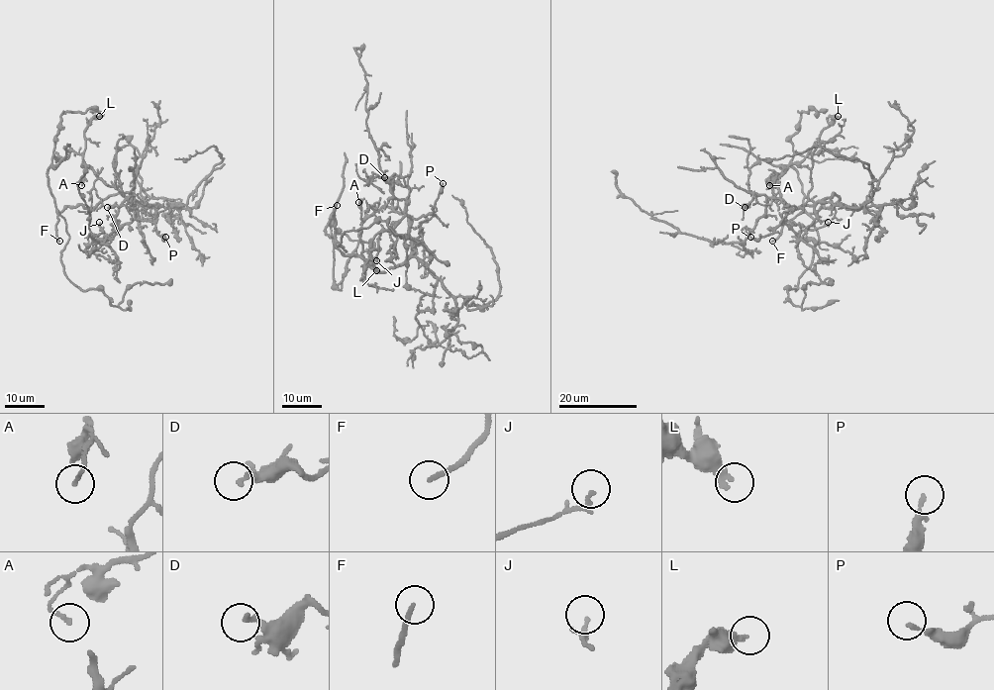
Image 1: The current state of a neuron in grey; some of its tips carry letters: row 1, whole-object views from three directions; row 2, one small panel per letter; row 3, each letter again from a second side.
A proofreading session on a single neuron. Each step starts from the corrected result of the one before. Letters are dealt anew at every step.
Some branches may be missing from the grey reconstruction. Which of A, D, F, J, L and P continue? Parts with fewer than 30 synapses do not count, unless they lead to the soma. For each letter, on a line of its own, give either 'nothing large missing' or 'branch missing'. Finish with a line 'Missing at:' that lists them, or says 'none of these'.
A: nothing large missing
D: nothing large missing
F: branch missing
J: nothing large missing
L: nothing large missing
P: nothing large missing
Missing at: F

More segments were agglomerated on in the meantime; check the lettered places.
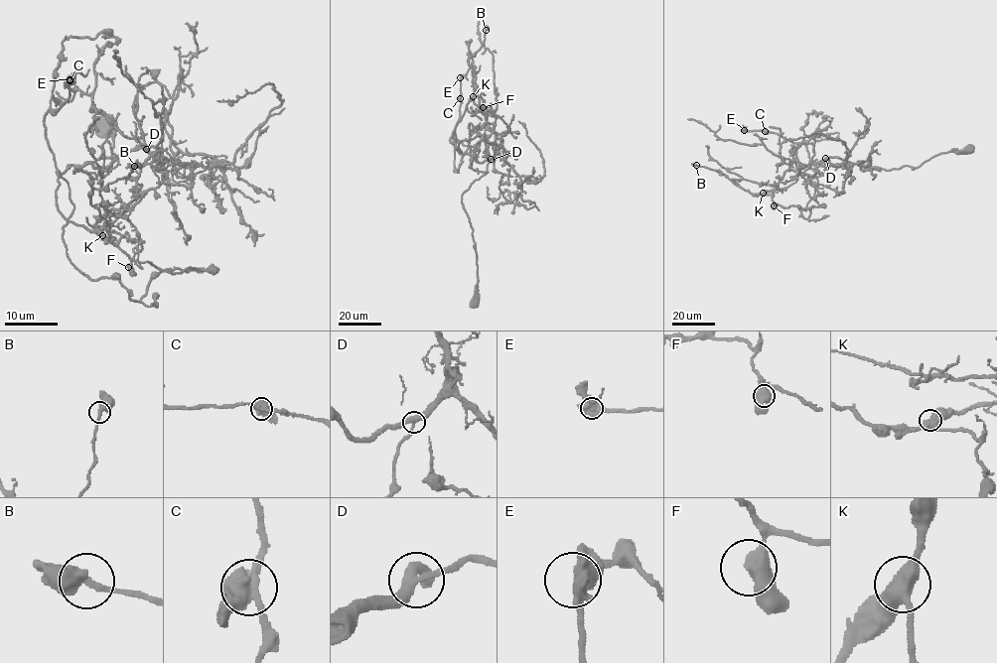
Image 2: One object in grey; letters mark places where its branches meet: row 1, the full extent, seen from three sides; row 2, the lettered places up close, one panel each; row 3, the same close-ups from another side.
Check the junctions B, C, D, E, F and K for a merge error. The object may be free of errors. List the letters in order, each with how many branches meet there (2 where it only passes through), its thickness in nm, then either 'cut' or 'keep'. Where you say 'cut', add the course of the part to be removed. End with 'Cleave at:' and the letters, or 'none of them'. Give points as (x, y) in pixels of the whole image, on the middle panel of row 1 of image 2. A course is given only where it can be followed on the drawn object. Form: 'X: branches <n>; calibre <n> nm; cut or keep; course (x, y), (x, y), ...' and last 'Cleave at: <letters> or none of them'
B: branches 2; calibre 380 nm; keep
C: branches 3; calibre 550 nm; keep
D: branches 3; calibre 320 nm; keep
E: branches 3; calibre 500 nm; keep
F: branches 2; calibre 600 nm; keep
K: branches 3; calibre 440 nm; keep
Cleave at: none of them

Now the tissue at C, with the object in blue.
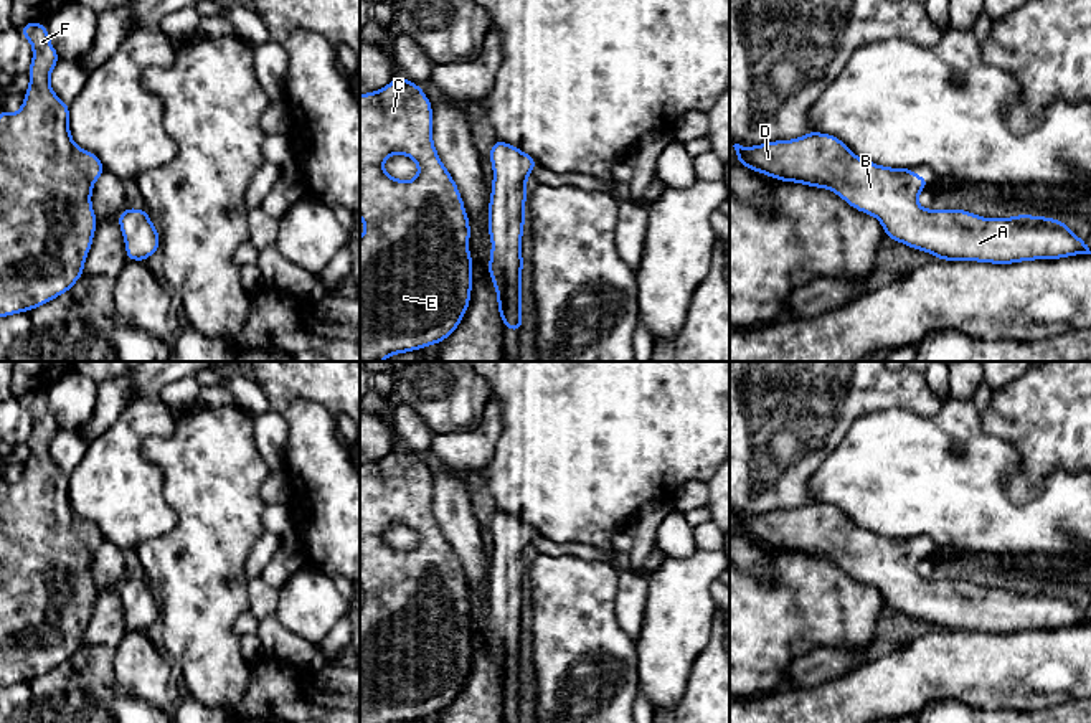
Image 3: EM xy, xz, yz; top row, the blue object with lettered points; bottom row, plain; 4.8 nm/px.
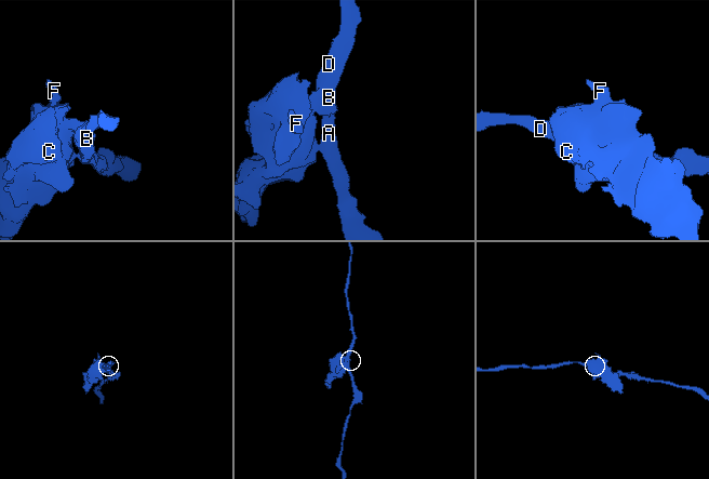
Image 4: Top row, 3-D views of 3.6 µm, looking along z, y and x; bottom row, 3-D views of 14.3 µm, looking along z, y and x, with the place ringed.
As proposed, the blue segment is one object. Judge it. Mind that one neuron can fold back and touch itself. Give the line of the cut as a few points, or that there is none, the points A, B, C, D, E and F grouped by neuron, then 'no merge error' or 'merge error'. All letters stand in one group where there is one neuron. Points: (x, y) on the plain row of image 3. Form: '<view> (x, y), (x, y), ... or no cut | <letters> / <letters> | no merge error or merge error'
no cut | A B C D E F | no merge error

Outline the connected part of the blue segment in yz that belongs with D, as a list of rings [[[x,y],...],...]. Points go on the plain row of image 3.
[[[807,502],[799,508],[733,515],[736,532],[779,551],[837,563],[852,578],[875,586],[886,607],[942,631],[1013,634],[1091,624],[1065,591],[1015,584],[984,588],[967,579],[923,579],[918,565],[929,556],[914,538],[881,536],[857,527],[838,507]]]

